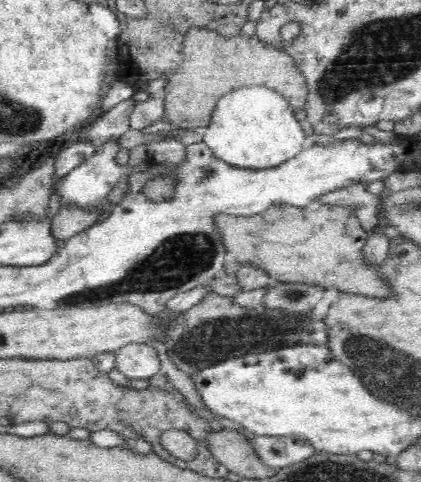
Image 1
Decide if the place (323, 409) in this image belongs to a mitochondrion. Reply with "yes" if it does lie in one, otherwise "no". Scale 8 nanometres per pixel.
no

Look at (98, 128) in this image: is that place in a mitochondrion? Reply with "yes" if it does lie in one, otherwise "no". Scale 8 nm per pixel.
no

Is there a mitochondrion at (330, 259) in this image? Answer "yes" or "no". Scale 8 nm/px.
no

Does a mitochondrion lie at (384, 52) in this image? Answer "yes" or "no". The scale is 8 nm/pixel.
yes

